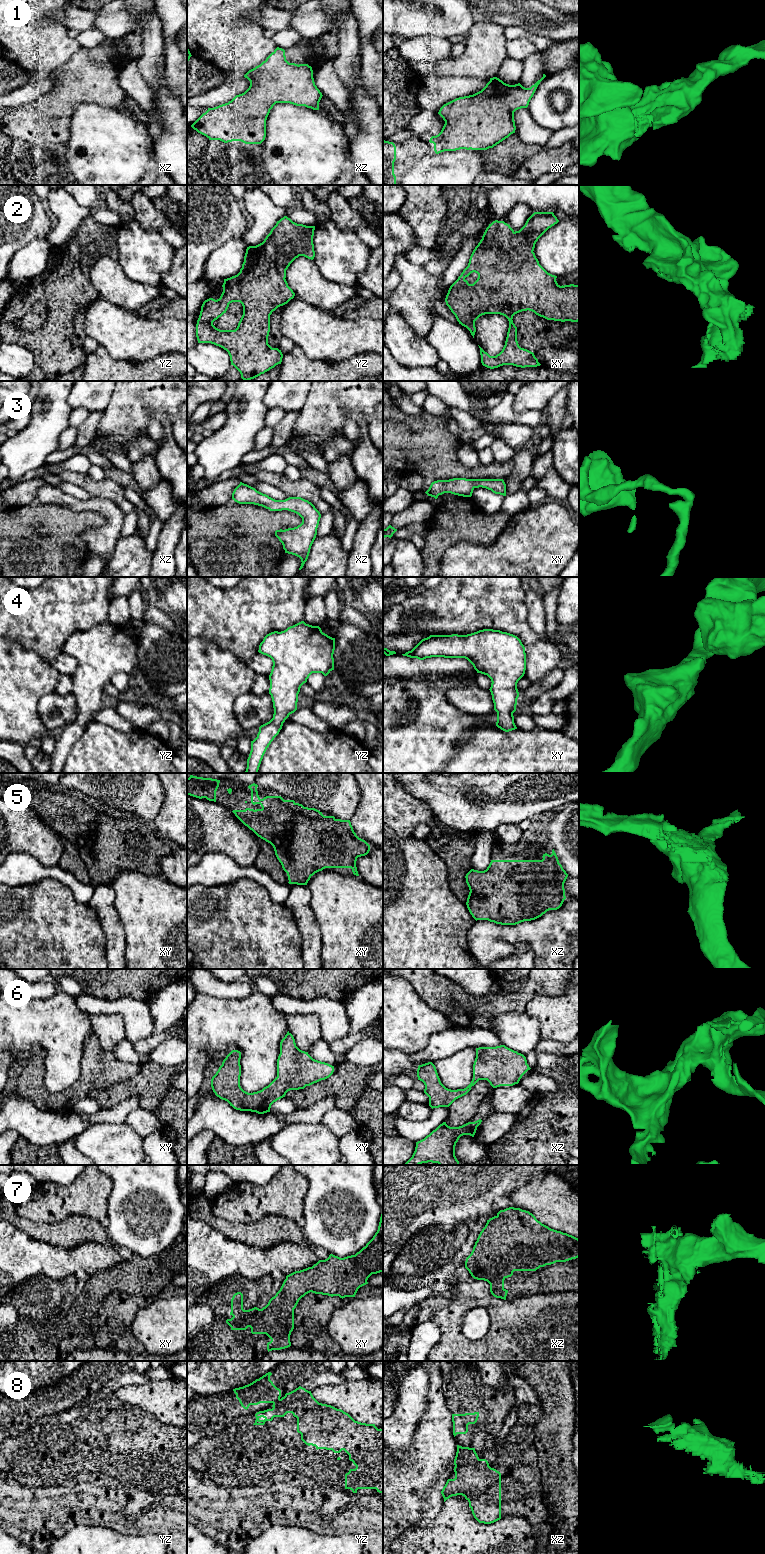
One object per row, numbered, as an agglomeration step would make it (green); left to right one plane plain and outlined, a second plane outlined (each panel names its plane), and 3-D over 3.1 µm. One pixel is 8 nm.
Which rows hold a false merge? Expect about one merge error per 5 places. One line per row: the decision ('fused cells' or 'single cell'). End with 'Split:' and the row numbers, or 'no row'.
1: single cell
2: single cell
3: single cell
4: single cell
5: single cell
6: single cell
7: single cell
8: fused cells
Split: 8

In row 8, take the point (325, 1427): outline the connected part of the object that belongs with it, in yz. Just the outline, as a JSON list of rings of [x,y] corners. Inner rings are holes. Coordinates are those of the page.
[[[301,1386],[286,1393],[272,1407],[257,1412],[253,1425],[264,1425],[274,1417],[284,1417],[287,1413],[292,1413],[297,1418],[297,1432],[306,1445],[315,1446],[317,1450],[332,1450],[334,1453],[344,1450],[349,1455],[349,1460],[356,1468],[345,1474],[345,1489],[350,1489],[353,1493],[357,1493],[358,1489],[376,1489],[383,1493],[383,1429],[378,1429],[375,1424],[355,1421],[343,1410],[319,1403],[311,1391]]]

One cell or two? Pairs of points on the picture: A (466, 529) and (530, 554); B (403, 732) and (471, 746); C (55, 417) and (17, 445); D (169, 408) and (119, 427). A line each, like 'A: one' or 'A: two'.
A: two
B: two
C: one
D: one

